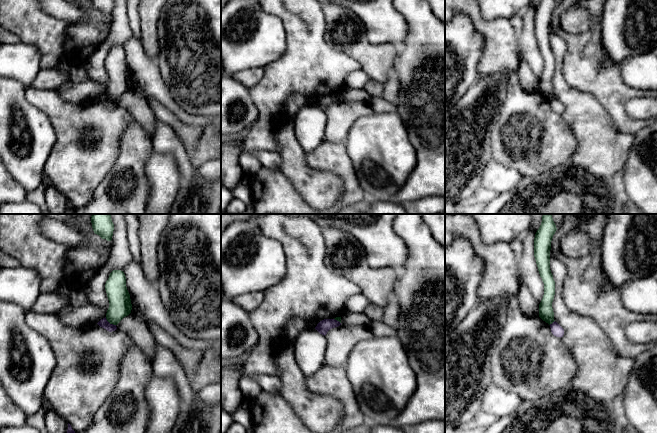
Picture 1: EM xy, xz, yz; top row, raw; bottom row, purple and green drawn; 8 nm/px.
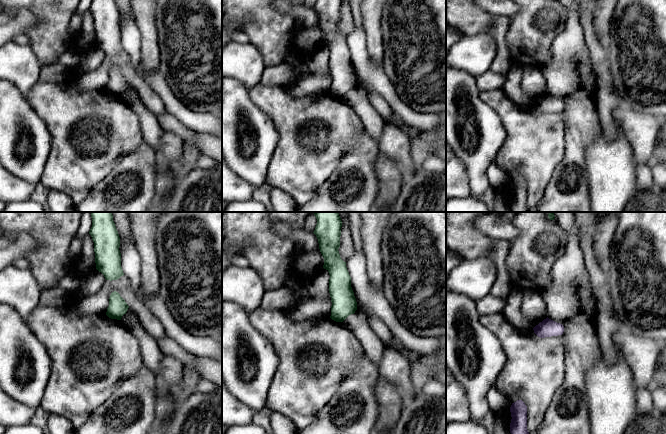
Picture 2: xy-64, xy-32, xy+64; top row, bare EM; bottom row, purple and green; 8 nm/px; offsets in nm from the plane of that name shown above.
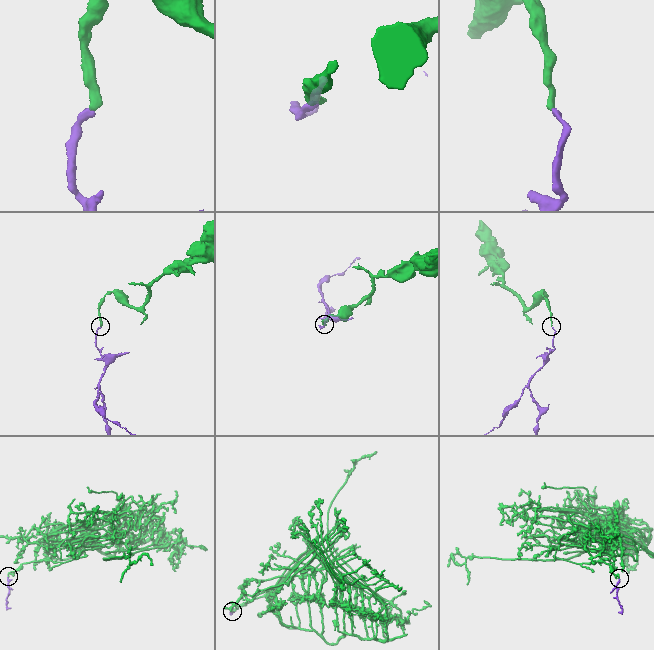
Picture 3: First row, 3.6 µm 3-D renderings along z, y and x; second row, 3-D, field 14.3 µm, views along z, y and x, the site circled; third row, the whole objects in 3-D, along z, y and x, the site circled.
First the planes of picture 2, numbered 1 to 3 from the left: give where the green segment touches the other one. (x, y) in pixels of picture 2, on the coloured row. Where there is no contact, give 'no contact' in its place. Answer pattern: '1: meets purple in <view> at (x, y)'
1: no contact
2: no contact
3: no contact

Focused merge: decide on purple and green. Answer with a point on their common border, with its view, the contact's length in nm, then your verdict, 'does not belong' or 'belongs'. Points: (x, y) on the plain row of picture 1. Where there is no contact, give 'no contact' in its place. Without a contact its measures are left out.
contact xy (109, 99); length 110 nm; does not belong

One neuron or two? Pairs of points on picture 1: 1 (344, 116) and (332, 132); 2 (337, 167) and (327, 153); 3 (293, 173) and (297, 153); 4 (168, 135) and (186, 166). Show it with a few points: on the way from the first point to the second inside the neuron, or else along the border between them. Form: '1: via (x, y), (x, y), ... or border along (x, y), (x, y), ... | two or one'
1: via (340, 120), (336, 128) | one
2: via (337, 164), (330, 156) | one
3: via (293, 168), (293, 158) | one
4: via (170, 143), (182, 158) | one

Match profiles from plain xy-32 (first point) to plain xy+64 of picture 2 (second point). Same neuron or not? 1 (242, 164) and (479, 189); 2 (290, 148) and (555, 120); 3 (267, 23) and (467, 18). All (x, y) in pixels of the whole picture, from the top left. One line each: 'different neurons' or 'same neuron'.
1: same neuron
2: same neuron
3: same neuron

